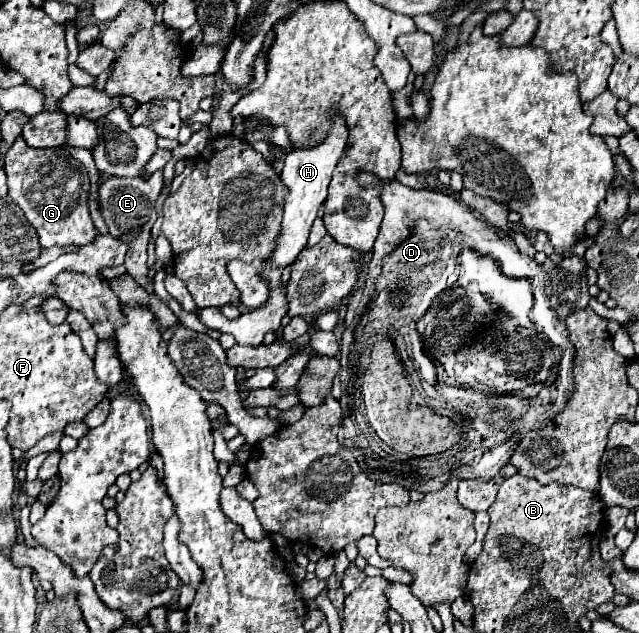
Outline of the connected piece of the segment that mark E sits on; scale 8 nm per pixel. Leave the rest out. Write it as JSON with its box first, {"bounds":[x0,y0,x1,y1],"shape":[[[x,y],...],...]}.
{"bounds":[98,169,162,293],"shape":[[[162,169],[152,173],[148,179],[138,177],[138,179],[126,179],[126,177],[104,177],[100,187],[98,187],[98,201],[100,201],[100,211],[102,217],[108,225],[108,231],[112,237],[120,237],[120,241],[128,241],[128,255],[124,259],[126,271],[144,285],[150,293],[154,293],[148,285],[148,267],[146,267],[146,247],[150,239],[150,227],[154,225],[158,213],[156,213],[156,199],[162,189]]]}

